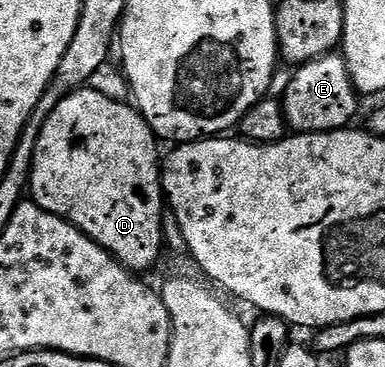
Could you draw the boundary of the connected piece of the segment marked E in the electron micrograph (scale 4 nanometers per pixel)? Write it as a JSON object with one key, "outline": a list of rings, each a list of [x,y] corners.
{"outline":[[[343,54],[323,55],[297,66],[284,91],[284,122],[293,132],[313,135],[316,131],[342,131],[356,115],[358,92],[352,83]]]}

